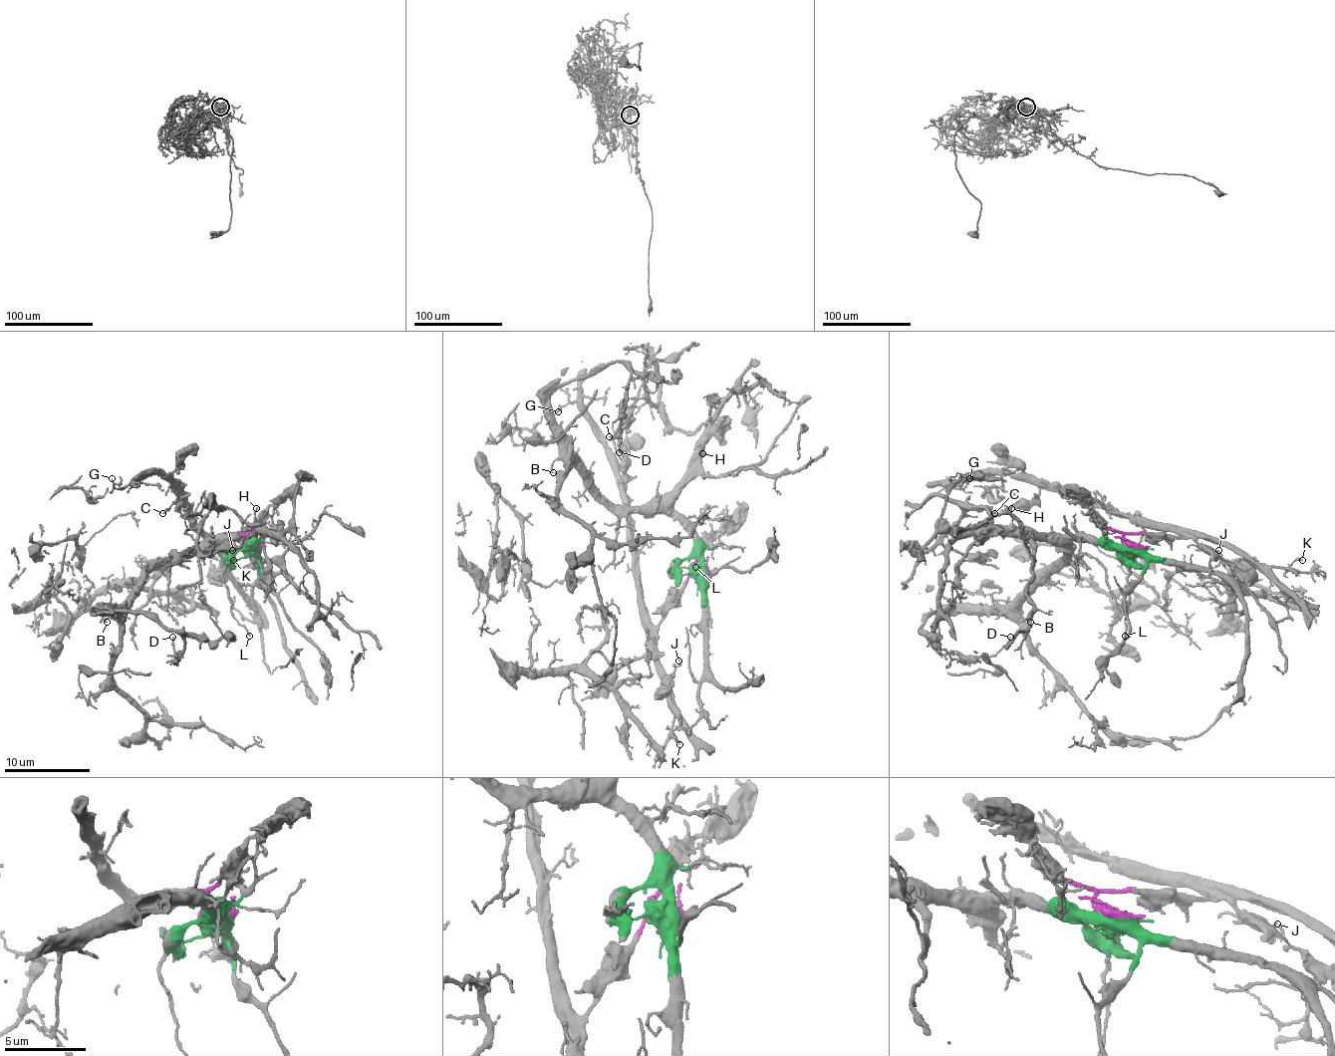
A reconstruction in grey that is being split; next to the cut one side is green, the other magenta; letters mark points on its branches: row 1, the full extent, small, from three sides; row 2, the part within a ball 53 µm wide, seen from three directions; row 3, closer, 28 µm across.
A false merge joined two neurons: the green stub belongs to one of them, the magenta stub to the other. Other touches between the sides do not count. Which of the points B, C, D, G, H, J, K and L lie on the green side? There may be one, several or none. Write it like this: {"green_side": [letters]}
{"green_side": ["B", "D", "H", "L"]}

